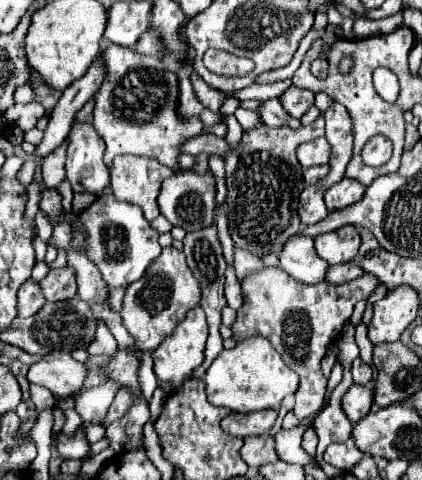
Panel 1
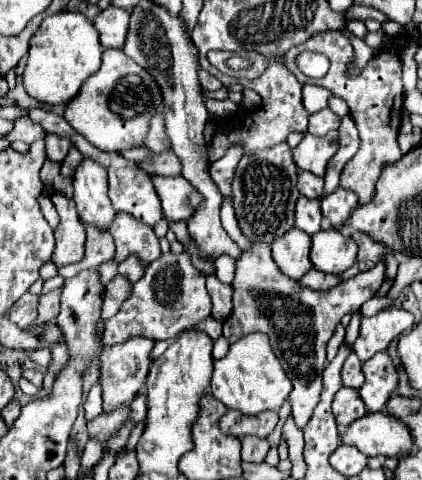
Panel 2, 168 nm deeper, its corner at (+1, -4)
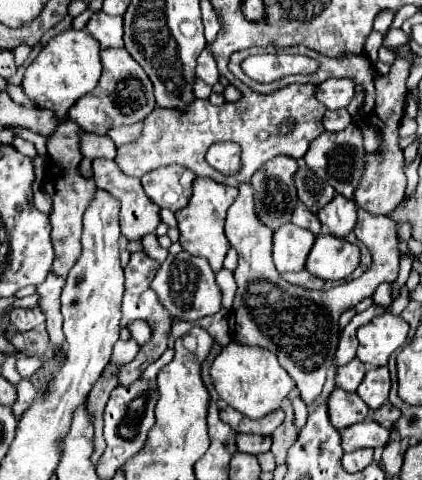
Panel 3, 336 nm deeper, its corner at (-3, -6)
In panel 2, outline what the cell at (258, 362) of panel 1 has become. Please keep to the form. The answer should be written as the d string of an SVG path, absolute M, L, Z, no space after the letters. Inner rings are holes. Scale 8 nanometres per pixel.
M251 333L229 345L223 359L215 361L211 379L211 395L223 401L229 409L237 409L245 415L257 415L261 411L279 411L287 395L291 393L291 381L271 351L269 337L263 333Z

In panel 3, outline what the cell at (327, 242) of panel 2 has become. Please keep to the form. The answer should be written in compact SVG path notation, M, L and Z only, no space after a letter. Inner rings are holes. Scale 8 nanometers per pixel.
M321 233L309 253L305 269L327 281L345 279L359 265L359 247L331 233Z

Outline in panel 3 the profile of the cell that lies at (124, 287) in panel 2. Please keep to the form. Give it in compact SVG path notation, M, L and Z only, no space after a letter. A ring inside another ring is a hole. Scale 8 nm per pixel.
M133 253L129 265L125 267L125 295L123 295L121 303L122 317L120 325L121 327L126 327L134 320L145 319L145 321L153 327L153 337L139 349L137 357L135 357L131 363L127 363L127 365L119 371L119 375L117 375L119 385L131 385L131 383L135 383L135 381L141 377L143 369L145 369L149 363L153 363L155 359L159 359L159 357L163 355L163 351L167 349L167 333L169 333L169 329L171 329L173 317L159 305L157 295L155 295L155 293L151 291L151 287L149 287L149 283L151 283L151 279L155 277L157 269L159 269L159 263L153 261L153 259L149 259L145 253Z

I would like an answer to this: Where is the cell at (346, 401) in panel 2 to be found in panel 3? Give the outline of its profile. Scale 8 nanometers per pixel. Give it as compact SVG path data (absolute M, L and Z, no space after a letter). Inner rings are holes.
M339 387L329 397L329 417L337 429L345 429L367 417L369 407L357 393L341 391Z

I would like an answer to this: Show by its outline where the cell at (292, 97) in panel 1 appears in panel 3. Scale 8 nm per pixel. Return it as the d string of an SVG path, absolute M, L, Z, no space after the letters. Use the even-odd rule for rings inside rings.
M327 79L315 91L315 97L327 109L343 109L349 105L355 93L355 83L351 79Z

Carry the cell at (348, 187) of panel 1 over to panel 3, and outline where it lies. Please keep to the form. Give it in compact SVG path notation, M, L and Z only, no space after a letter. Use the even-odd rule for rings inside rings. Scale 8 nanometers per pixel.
M335 195L319 213L317 213L319 221L323 225L327 225L329 233L333 233L335 237L345 237L347 233L353 231L355 223L357 223L357 207L353 199L347 199L343 195Z

